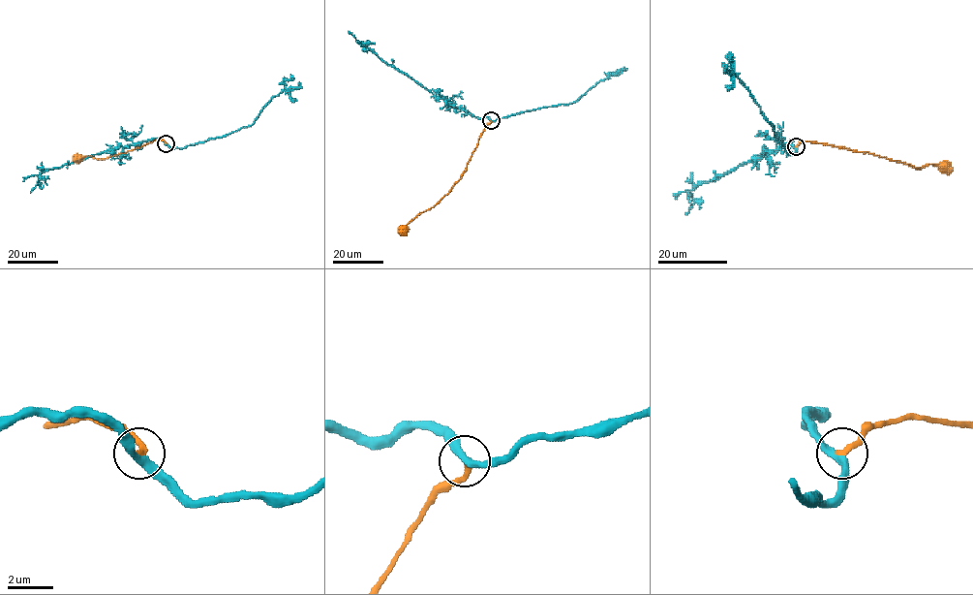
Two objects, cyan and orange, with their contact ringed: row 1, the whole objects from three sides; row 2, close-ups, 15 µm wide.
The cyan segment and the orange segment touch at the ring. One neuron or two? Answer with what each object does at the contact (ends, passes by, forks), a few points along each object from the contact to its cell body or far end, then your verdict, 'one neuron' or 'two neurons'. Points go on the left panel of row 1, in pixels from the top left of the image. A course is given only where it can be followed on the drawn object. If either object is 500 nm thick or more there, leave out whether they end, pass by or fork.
cyan passes by; orange ends; course cyan (165, 143), (160, 139), (144, 140), (45, 170), (38, 175), (37, 184), (30, 192); course orange (165, 143), (156, 140), (106, 159), (77, 157); one neuron

